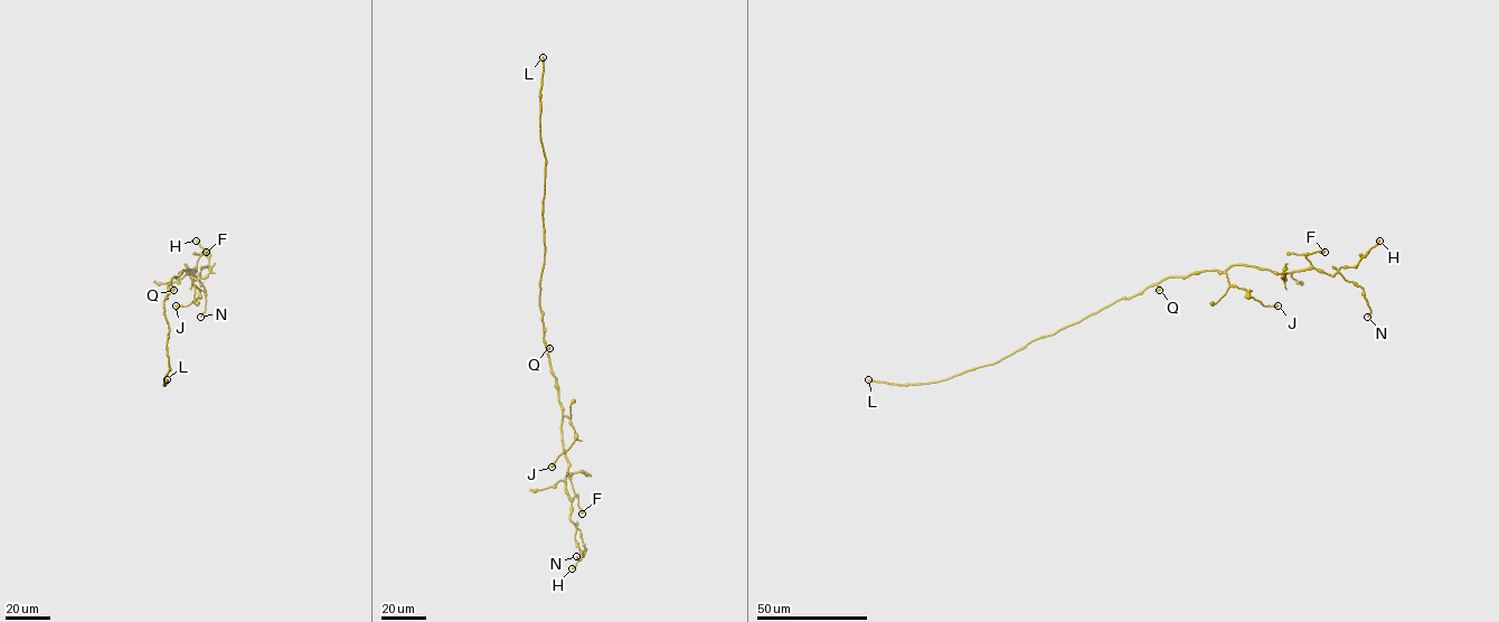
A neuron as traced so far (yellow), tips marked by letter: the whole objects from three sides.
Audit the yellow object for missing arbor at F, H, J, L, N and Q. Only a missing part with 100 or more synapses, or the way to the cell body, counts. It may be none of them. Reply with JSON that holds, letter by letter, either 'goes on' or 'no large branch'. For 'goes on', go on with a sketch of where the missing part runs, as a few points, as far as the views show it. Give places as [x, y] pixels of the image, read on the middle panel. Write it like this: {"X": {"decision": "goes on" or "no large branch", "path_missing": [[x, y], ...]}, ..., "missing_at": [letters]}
{"F": {"decision": "no large branch"}, "H": {"decision": "no large branch"}, "J": {"decision": "no large branch"}, "L": {"decision": "goes on"}, "N": {"decision": "no large branch"}, "Q": {"decision": "no large branch"}, "missing_at": ["L"]}

